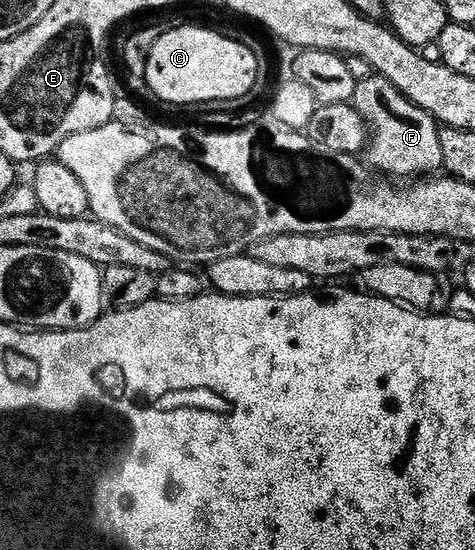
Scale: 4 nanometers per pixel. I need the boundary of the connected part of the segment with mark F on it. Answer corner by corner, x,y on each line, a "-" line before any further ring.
371,75
357,82
351,101
367,125
367,163
389,178
425,178
442,171
443,149
439,147
441,128
427,110
415,106
387,78

